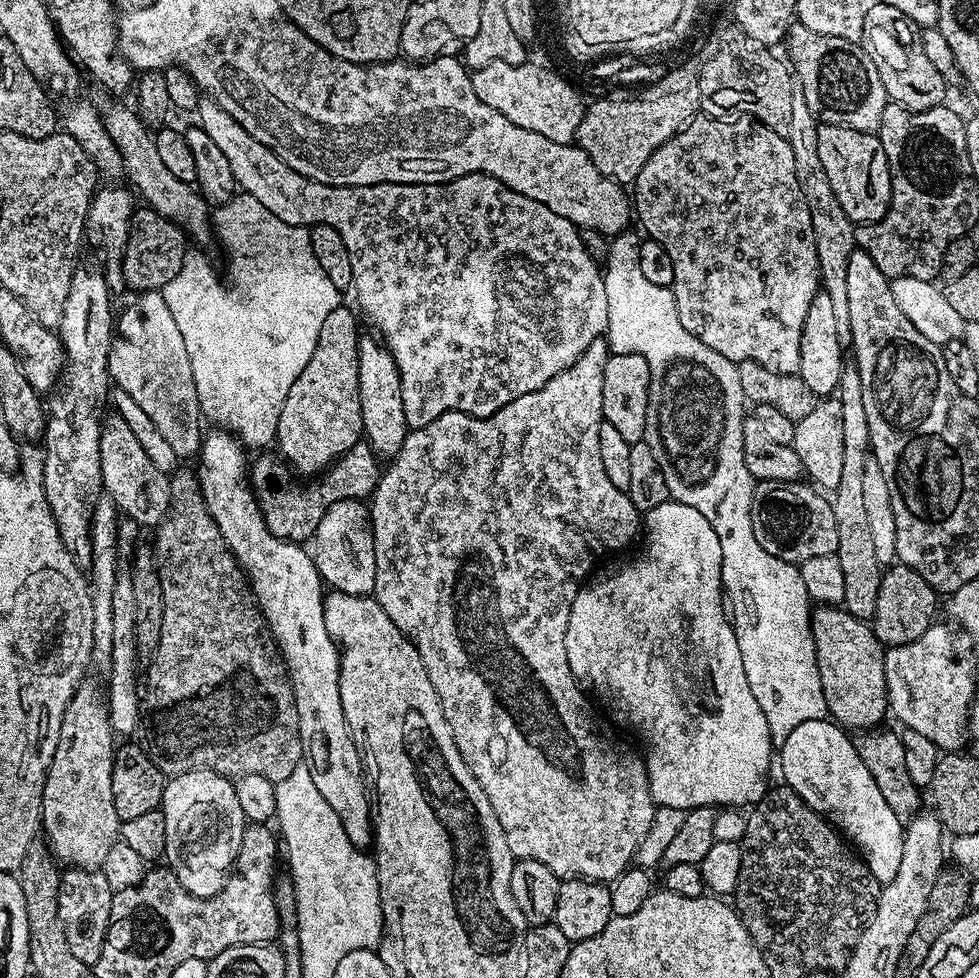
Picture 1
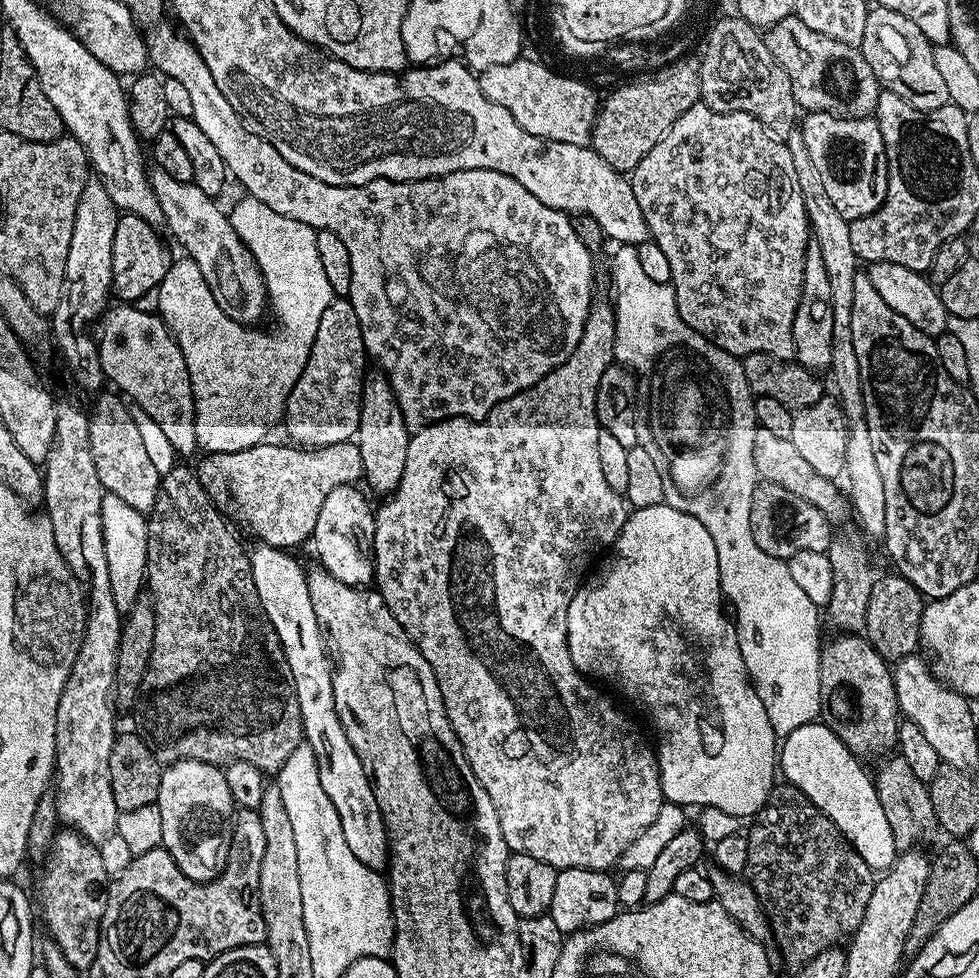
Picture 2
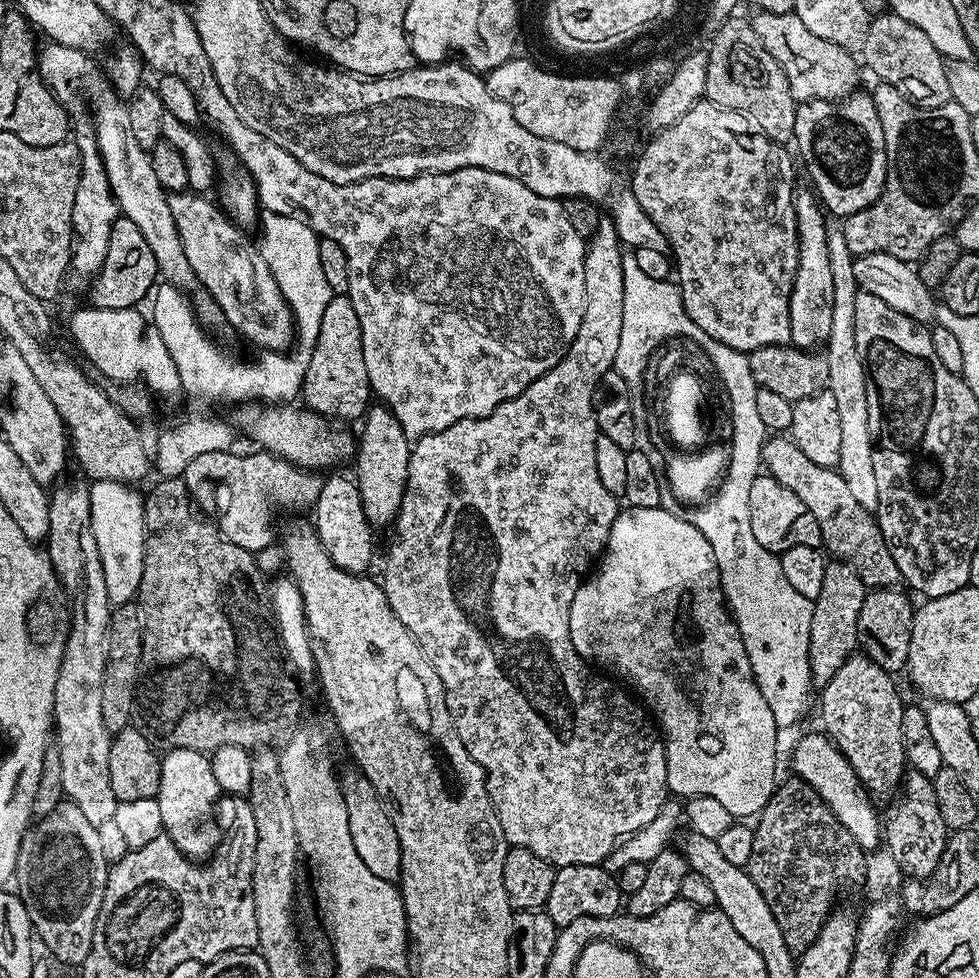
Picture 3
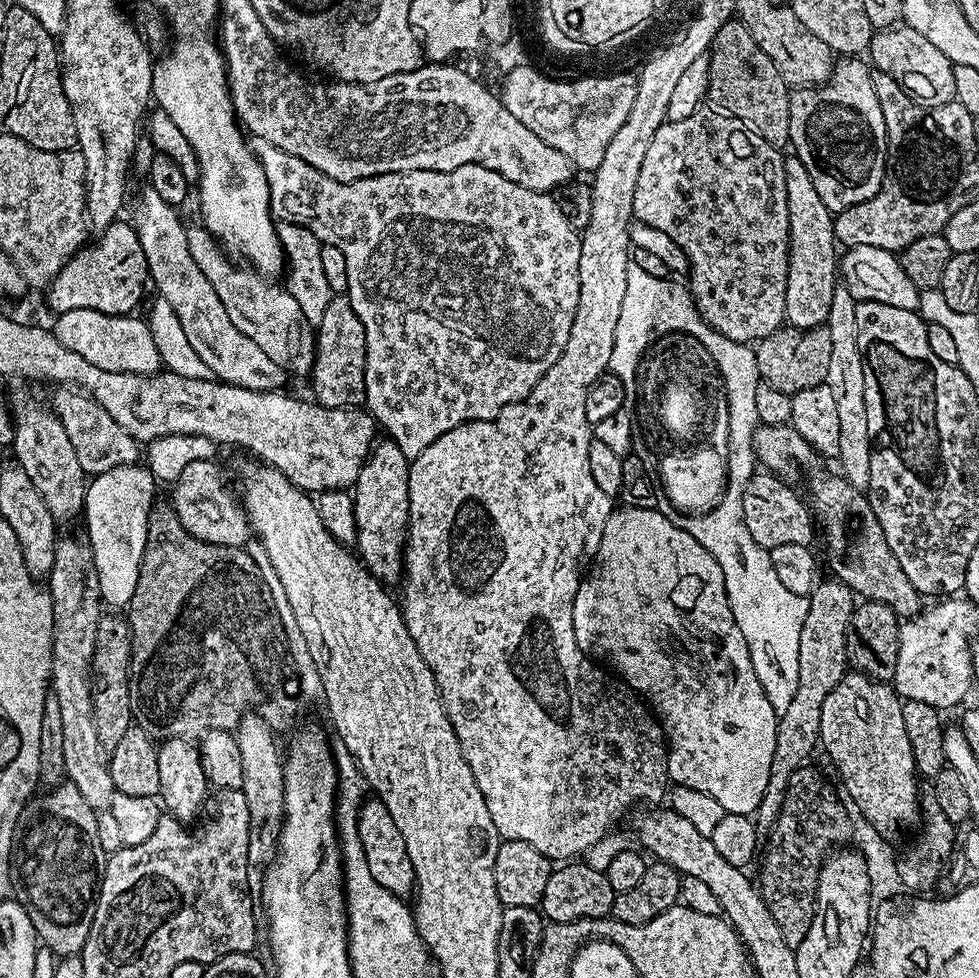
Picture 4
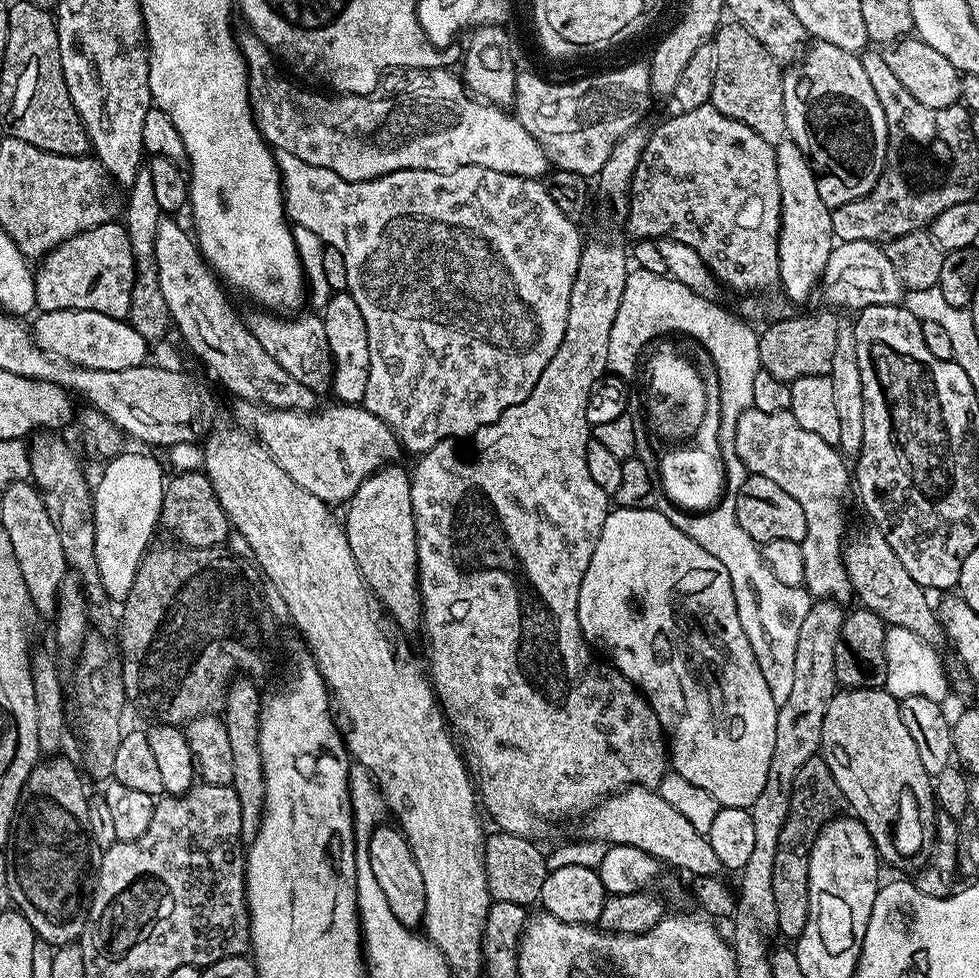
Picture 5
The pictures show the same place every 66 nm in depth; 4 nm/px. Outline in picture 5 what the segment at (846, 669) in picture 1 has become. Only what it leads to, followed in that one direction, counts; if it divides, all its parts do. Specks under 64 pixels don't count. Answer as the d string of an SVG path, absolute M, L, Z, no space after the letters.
M846 688L838 690L826 706L826 718L822 718L822 738L819 755L824 757L838 790L842 790L844 804L861 820L872 835L876 851L885 865L893 864L901 868L901 873L915 874L932 857L932 847L936 841L936 813L938 805L934 795L934 780L928 775L922 758L918 755L918 745L906 731L900 713L900 701L883 688Z

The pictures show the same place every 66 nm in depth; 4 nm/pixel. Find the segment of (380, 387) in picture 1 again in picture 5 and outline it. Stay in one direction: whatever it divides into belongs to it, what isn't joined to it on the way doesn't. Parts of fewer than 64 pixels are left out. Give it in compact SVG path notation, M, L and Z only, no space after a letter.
M399 463L385 464L353 494L347 501L348 513L342 516L344 533L350 542L350 551L354 553L354 562L366 582L366 586L376 597L381 609L389 617L393 616L404 628L412 628L421 623L422 609L420 607L420 579L416 576L418 566L418 550L416 549L416 515L412 505L412 482L409 469L399 468Z

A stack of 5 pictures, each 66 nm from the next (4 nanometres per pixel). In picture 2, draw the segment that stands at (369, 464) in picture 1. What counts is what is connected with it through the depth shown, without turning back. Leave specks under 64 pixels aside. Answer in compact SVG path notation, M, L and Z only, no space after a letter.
M288 442L272 443L255 444L237 452L213 452L205 455L205 460L200 465L196 464L194 469L213 505L220 509L228 508L232 504L232 512L236 515L237 522L242 527L249 528L257 536L255 539L259 543L271 548L296 550L292 548L299 544L307 545L311 541L318 512L330 490L347 484L355 485L363 477L362 454L354 442L331 444L315 450L305 450Z

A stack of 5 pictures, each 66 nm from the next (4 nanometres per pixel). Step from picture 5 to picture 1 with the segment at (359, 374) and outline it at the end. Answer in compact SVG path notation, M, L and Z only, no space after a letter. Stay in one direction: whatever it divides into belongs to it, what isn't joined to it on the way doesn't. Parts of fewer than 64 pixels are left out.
M349 308L330 310L322 321L314 354L310 354L306 370L298 374L298 382L290 386L278 418L275 447L280 447L279 455L293 469L296 467L302 475L312 476L308 478L319 477L331 468L355 444L361 443L364 434L358 402L358 346L362 329L356 325L357 313Z

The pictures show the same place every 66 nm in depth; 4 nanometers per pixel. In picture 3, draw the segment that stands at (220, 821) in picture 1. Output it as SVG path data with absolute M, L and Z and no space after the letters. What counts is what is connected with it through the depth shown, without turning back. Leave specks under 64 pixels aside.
M170 750L163 753L160 769L162 770L162 782L160 783L160 792L156 795L156 801L158 806L162 806L163 835L169 836L174 842L174 846L178 846L182 855L193 861L200 862L211 857L219 846L222 835L220 821L214 818L216 802L222 793L218 782L214 782L211 759L198 750Z

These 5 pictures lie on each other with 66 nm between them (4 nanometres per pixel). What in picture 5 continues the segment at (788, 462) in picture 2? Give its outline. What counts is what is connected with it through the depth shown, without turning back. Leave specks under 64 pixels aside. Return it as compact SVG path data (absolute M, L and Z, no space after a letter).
M872 526L869 532L860 532L850 540L844 550L844 569L853 593L857 597L860 595L859 603L878 614L885 625L909 628L918 634L918 638L933 646L939 645L940 638L942 640L942 621L934 604L928 601L929 593L921 584L914 582L914 578L910 578L906 566L902 566L898 554L894 554L882 533Z

